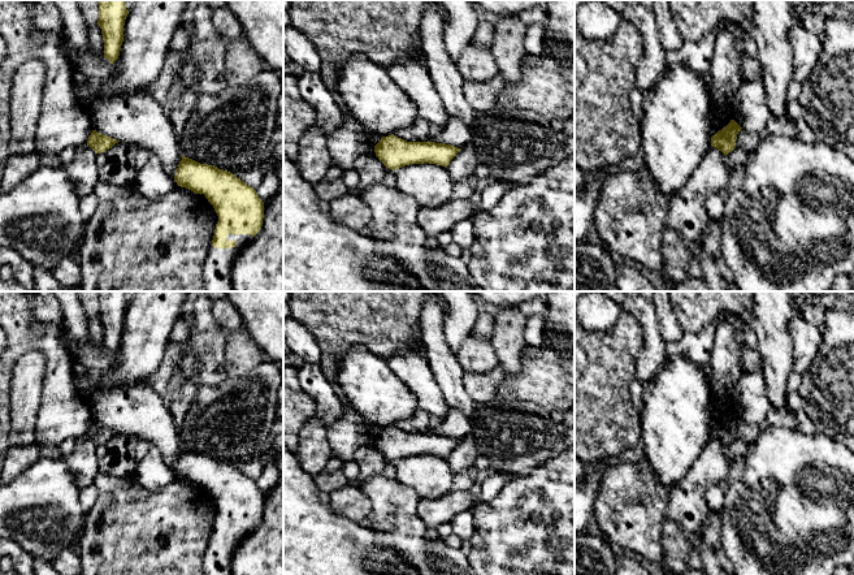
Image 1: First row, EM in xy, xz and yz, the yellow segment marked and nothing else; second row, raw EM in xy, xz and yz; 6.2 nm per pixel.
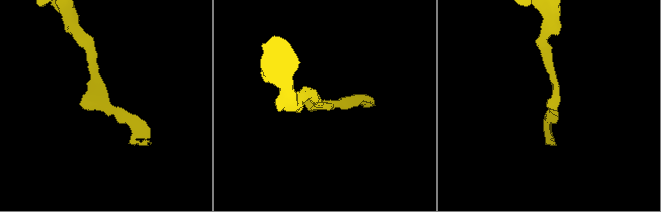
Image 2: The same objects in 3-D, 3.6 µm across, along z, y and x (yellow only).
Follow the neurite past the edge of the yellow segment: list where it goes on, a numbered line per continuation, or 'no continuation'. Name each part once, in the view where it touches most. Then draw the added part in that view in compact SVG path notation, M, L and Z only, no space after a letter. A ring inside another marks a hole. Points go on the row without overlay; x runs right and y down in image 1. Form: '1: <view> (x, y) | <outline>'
1: xy (216, 561) | M229 526L227 532L234 531L237 536L230 540L217 540L211 536L203 555L204 575L231 575L230 559L237 544L252 529L251 526Z

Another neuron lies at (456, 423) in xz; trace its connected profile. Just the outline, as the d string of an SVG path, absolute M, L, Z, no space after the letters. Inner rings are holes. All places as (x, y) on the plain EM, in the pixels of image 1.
M448 408L448 412L441 424L429 433L451 436L458 440L472 433L472 423L469 416L459 408Z

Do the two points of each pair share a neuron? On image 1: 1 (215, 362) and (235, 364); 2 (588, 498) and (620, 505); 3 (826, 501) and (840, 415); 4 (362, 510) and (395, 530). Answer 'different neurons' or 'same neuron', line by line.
1: different neurons
2: different neurons
3: different neurons
4: different neurons

